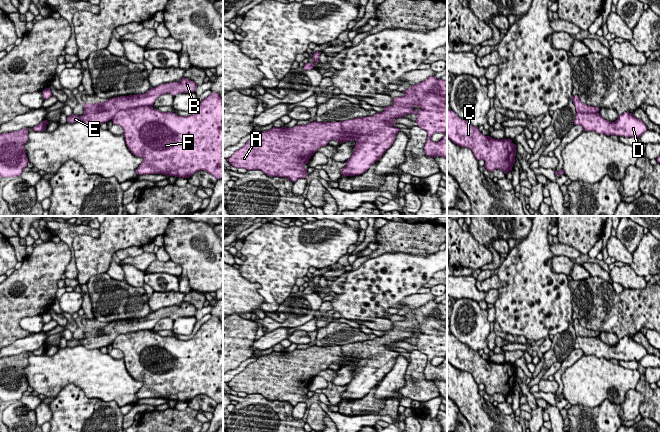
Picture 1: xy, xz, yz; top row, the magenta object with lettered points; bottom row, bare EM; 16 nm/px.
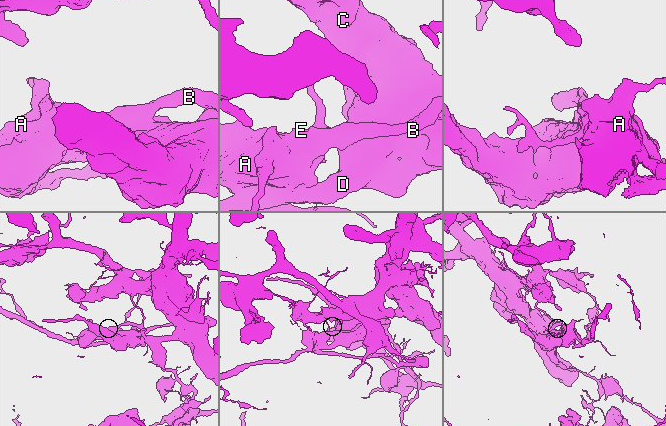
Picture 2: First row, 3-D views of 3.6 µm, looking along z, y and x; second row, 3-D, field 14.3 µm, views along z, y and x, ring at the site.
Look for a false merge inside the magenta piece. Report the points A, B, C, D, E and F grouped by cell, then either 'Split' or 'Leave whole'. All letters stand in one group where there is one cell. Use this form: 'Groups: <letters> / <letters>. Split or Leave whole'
Groups: A B E / C D F. Split

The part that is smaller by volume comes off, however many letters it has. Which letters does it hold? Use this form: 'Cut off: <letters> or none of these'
Cut off: A, B, E

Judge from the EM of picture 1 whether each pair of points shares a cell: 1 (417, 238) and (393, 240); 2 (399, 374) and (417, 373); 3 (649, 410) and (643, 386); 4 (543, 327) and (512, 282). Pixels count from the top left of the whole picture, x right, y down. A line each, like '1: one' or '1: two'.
1: one
2: two
3: one
4: one

